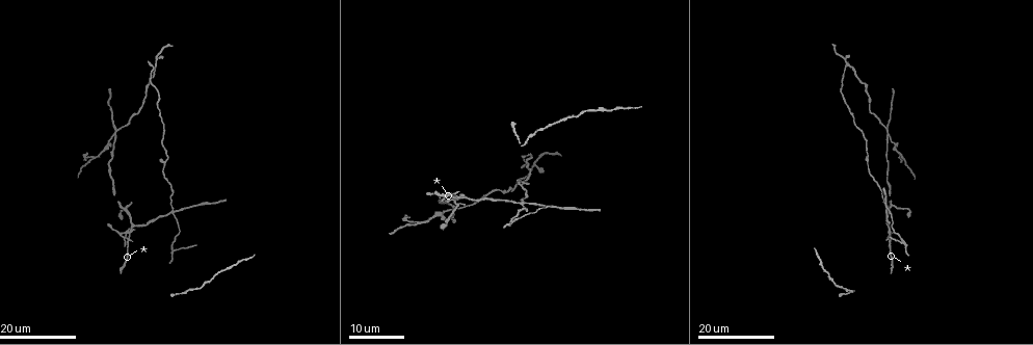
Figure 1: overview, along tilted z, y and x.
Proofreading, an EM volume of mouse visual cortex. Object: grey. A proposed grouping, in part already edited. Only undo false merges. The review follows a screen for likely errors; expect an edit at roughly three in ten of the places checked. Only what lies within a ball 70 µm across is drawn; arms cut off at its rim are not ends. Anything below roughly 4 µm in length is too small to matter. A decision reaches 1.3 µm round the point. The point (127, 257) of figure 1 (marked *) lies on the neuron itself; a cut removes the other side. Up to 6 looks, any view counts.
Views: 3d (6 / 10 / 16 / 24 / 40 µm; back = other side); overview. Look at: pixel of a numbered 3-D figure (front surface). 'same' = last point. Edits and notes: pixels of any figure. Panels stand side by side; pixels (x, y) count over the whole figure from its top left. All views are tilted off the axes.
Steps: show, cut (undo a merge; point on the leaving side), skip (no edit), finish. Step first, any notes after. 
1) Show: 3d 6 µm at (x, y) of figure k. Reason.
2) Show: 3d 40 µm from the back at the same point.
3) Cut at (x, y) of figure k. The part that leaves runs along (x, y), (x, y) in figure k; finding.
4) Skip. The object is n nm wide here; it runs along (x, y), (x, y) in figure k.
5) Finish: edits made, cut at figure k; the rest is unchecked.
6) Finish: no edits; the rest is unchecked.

Show: 3d 16 µm at (125, 232) of figure 1. Four or more arms meet.

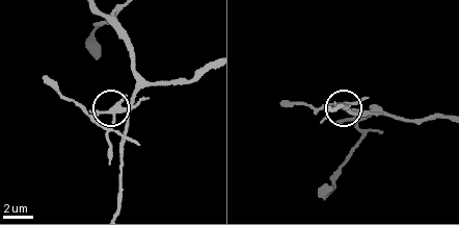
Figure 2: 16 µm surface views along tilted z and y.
Show: 3d 10 µm at (119, 103) of figure 2. Zoom in.

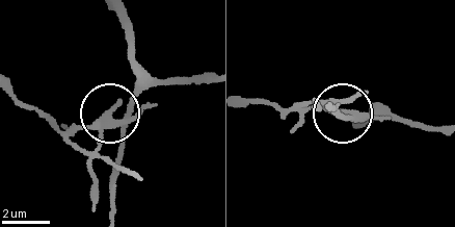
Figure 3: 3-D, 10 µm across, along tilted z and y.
Cut at (90, 125) of figure 3. 5 arms meet here; the part that leaves runs along (123, 124), (64, 130), (10, 94) in figure 3; two neurons meet here.

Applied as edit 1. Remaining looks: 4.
Show: overview.

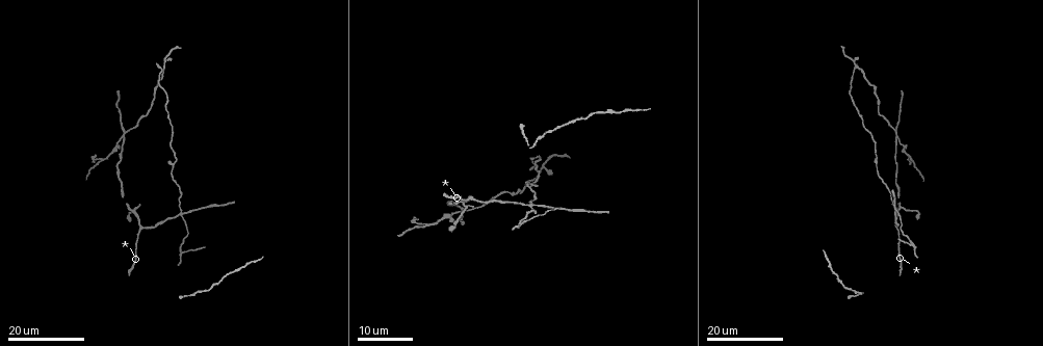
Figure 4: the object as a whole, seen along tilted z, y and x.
Show: 3d 24 µm at (894, 211) of figure 4. Four or more arms meet.

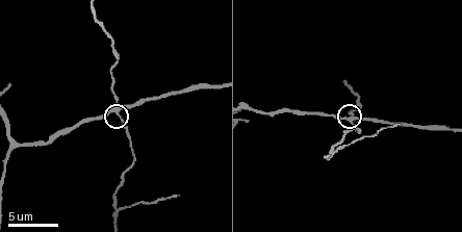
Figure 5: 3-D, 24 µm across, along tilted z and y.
Show: 3d 10 µm at (115, 110) of figure 5. Zoom in.

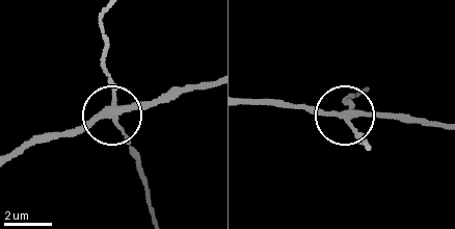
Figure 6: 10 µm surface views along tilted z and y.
Cut at (109, 77) of figure 6. The side arm is 64 µm long; the part that leaves runs along (116, 111), (115, 88), (102, 57), (107, 40), (103, 16) in figure 6; two neurons meet here.

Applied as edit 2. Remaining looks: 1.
Finish: edits made, cut at figure 3, cut at figure 6; the rest is unchecked.

